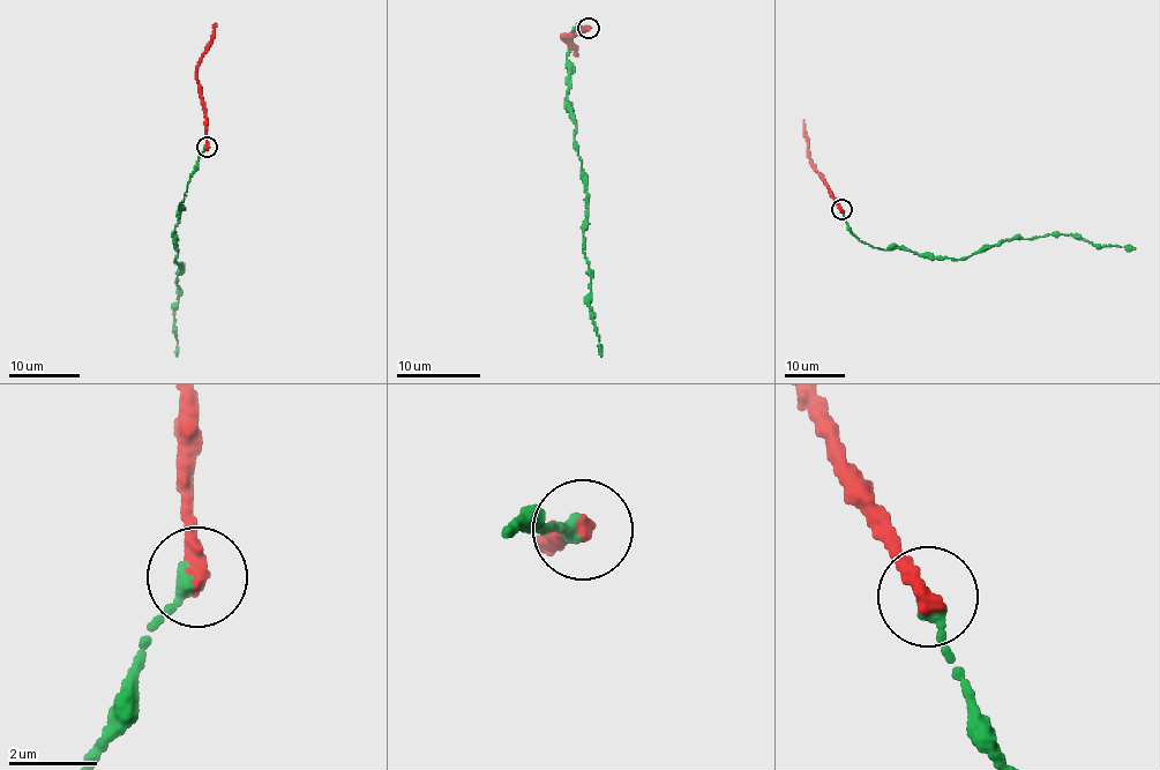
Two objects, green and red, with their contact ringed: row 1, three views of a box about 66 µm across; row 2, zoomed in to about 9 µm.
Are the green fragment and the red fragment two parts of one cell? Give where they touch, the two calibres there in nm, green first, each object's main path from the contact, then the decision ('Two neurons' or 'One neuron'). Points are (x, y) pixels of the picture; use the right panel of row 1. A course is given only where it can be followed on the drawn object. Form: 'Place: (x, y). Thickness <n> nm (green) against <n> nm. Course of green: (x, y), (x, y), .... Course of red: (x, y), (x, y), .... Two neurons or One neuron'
Place: (842, 209). Thickness 360 nm (green) against 440 nm. Course of green: (840, 210), (853, 234), (869, 246), (935, 258), (964, 260), (1008, 239), (1048, 234), (1135, 249). Course of red: (840, 209), (810, 158), (803, 119). Two neurons

